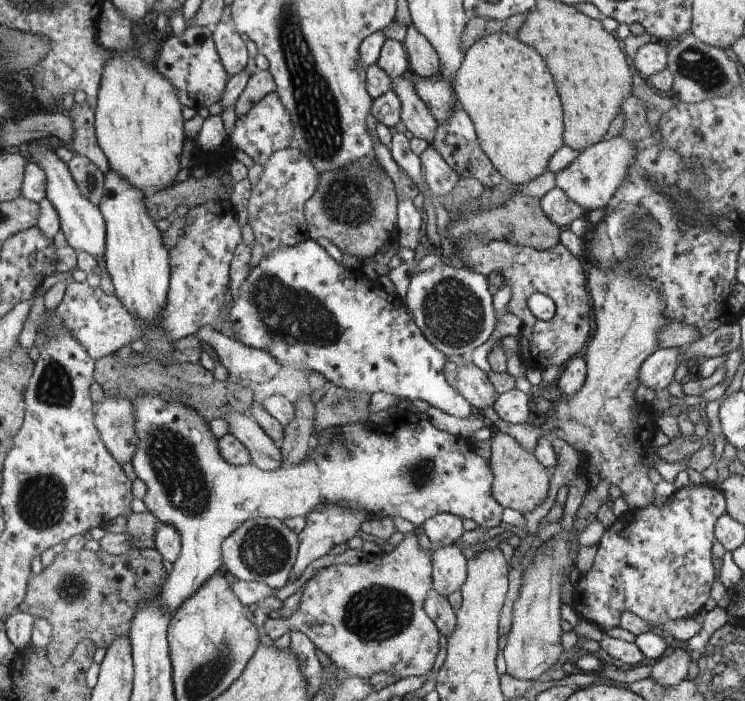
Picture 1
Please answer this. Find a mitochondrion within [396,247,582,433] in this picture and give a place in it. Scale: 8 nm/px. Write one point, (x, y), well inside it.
(453, 312)

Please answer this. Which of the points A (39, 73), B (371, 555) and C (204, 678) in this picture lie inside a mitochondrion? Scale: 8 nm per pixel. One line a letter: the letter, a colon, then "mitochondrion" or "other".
A: other
B: other
C: mitochondrion

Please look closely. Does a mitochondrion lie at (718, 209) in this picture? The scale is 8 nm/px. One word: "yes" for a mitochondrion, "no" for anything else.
no

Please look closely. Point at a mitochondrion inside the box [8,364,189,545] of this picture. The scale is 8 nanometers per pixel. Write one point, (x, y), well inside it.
(41, 499)

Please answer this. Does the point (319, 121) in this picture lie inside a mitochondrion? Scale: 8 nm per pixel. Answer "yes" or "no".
yes

